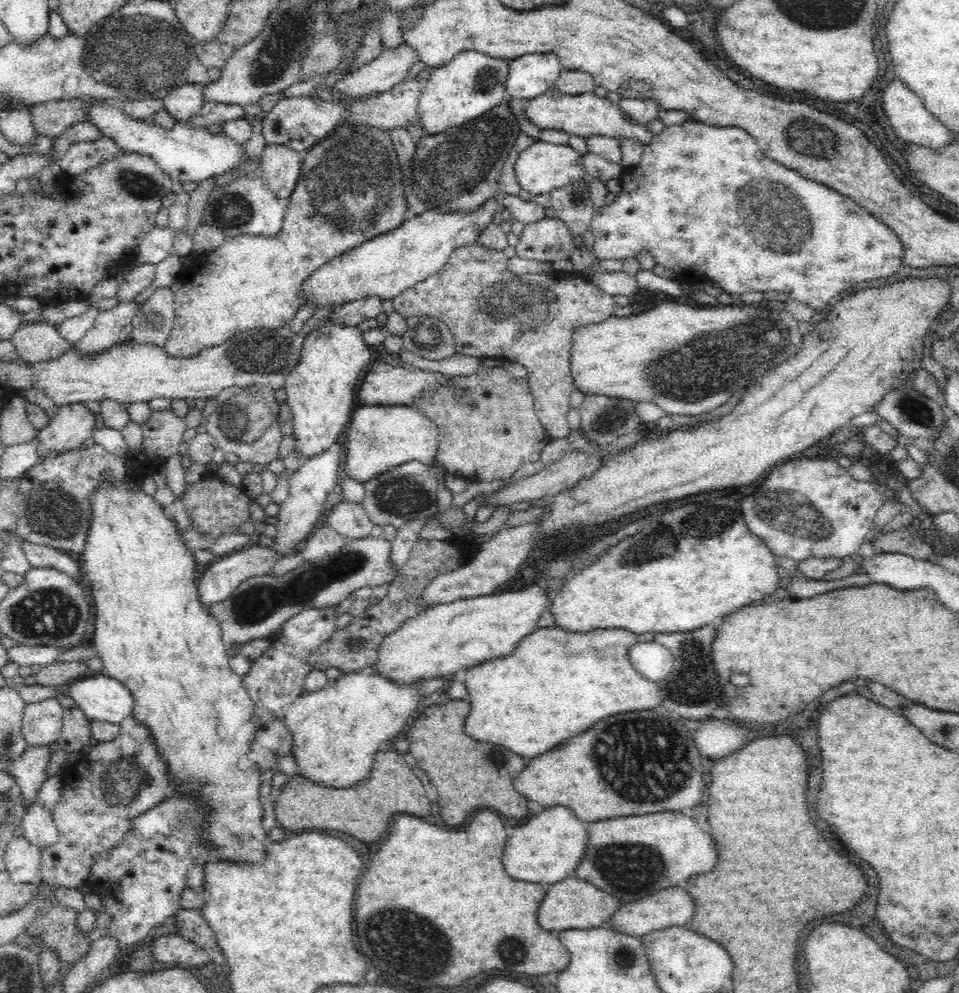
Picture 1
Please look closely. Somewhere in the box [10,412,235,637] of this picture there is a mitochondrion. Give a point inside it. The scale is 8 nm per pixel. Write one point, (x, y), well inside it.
(54, 508)

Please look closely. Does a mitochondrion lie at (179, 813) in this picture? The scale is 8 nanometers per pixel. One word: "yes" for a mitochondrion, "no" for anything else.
yes

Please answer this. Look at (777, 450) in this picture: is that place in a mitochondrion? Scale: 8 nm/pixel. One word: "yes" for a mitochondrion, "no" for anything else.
no

